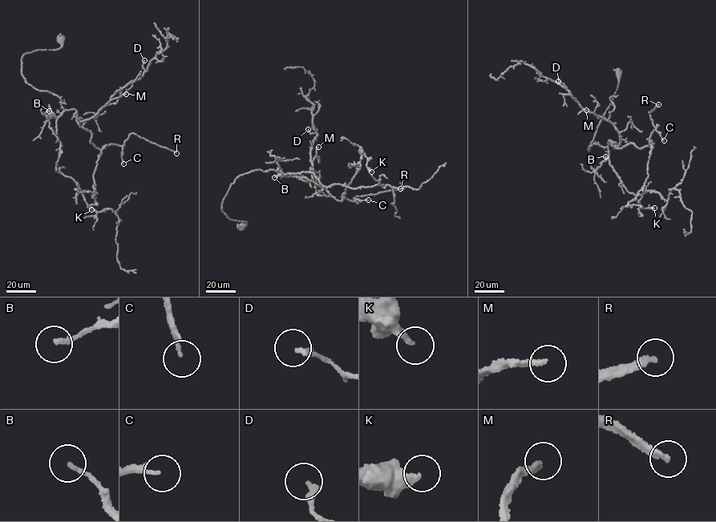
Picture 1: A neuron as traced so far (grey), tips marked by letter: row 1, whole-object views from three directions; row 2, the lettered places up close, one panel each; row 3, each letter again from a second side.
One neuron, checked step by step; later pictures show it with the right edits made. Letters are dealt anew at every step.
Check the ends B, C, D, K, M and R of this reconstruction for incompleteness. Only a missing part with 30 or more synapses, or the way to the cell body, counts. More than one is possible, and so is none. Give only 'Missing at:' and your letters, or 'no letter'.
Missing at: C, M, R

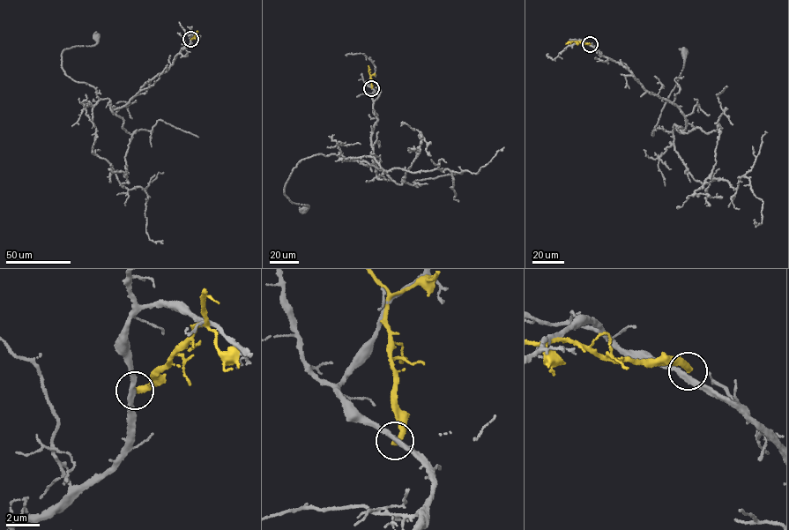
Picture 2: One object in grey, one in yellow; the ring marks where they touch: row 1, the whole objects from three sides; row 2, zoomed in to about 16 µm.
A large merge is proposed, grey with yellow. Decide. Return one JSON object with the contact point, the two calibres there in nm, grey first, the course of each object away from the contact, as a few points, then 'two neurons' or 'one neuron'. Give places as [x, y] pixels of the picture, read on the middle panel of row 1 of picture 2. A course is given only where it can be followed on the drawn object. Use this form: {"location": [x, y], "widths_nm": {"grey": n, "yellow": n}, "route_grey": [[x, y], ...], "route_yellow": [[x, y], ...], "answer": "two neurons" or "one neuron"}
{"location": [371, 88], "widths_nm": {"grey": 320, "yellow": 360}, "route_grey": [[371, 88], [377, 119], [373, 163], [320, 153], [301, 160], [284, 189], [293, 203], [307, 205], [304, 210]], "route_yellow": [[371, 88], [368, 65]], "answer": "two neurons"}

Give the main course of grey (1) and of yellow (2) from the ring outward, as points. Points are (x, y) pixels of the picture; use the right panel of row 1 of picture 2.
1: (590, 44), (679, 106), (684, 130), (674, 124), (652, 136), (684, 52)
2: (590, 44), (577, 41), (565, 44)

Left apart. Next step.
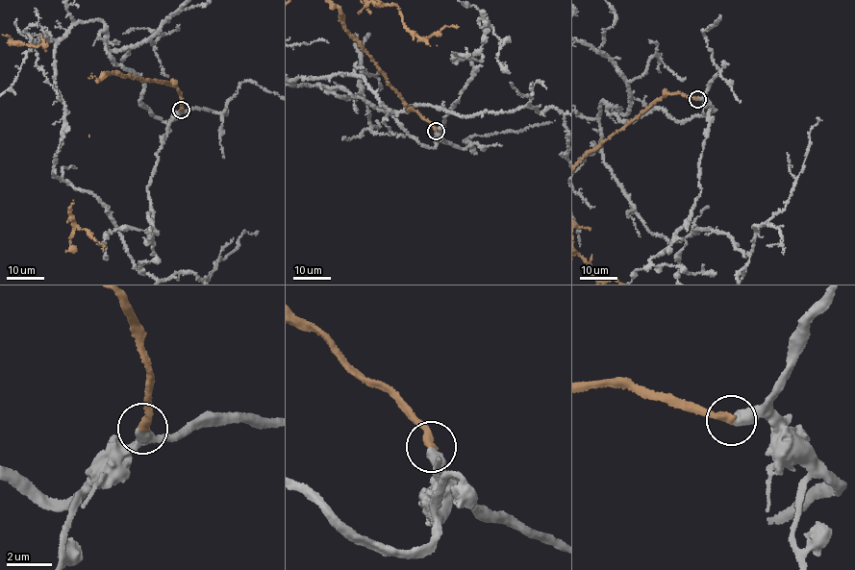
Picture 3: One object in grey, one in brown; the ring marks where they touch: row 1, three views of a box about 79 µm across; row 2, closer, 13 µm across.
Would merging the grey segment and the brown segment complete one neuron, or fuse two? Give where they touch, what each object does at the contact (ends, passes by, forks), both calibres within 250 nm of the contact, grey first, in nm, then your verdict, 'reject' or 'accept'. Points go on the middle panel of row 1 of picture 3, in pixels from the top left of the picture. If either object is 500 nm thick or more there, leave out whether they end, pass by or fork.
place (436, 131); calibres 500 and 360 nm; accept

